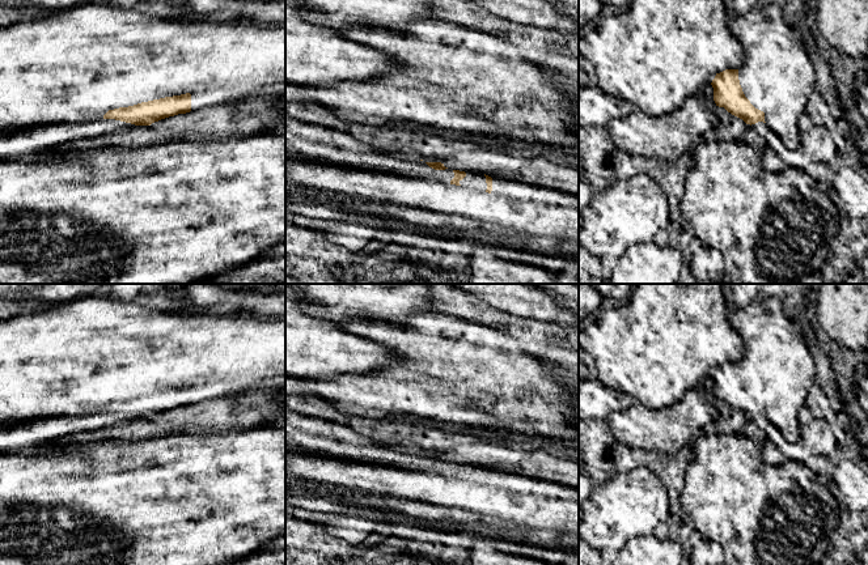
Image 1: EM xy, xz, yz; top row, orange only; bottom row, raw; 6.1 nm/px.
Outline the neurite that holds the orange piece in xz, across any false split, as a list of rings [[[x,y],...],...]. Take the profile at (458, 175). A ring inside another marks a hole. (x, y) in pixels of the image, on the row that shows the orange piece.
[[[285,157],[285,180],[296,186],[325,190],[357,199],[406,205],[448,216],[460,216],[478,221],[483,226],[495,226],[517,234],[555,241],[579,242],[579,195],[547,187],[529,184],[524,196],[492,195],[492,178],[486,175],[487,190],[463,188],[460,182],[465,171],[453,170],[450,183],[405,174],[360,170],[319,162],[305,162]]]

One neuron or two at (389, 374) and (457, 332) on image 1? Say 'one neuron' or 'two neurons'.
one neuron

